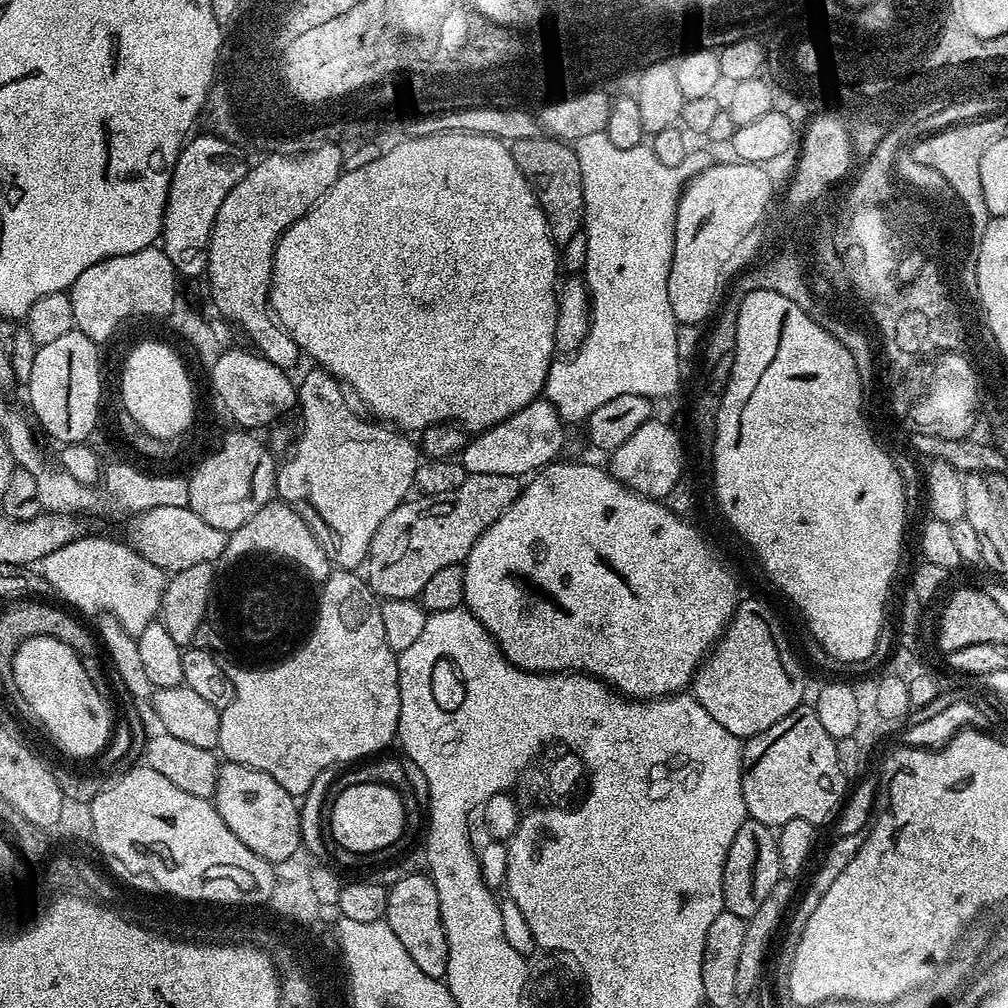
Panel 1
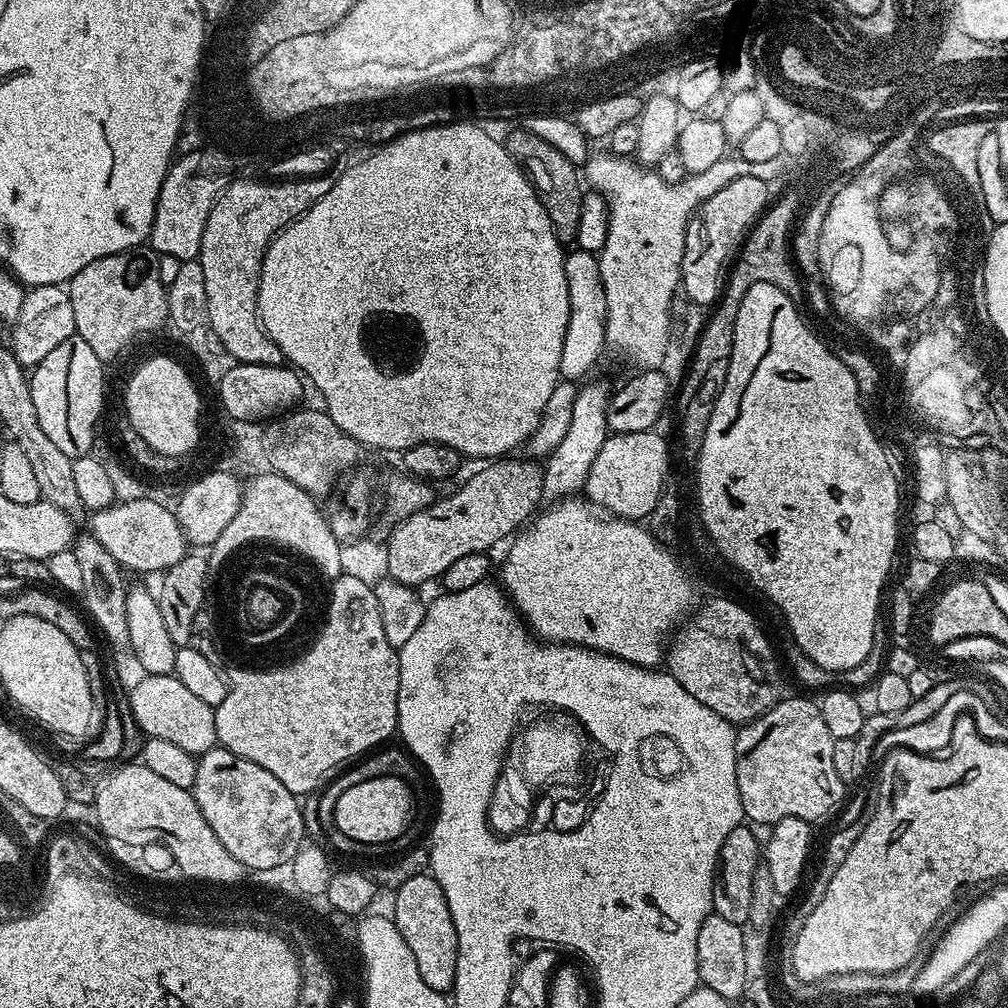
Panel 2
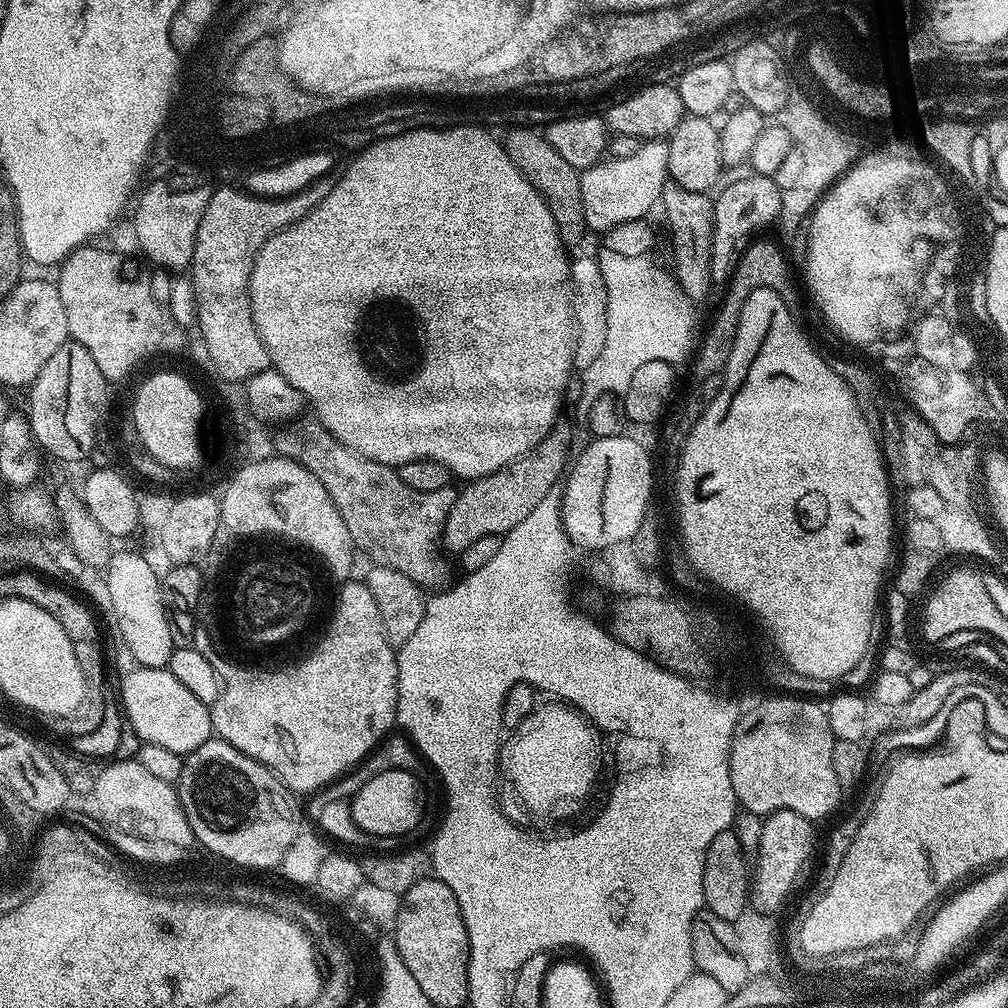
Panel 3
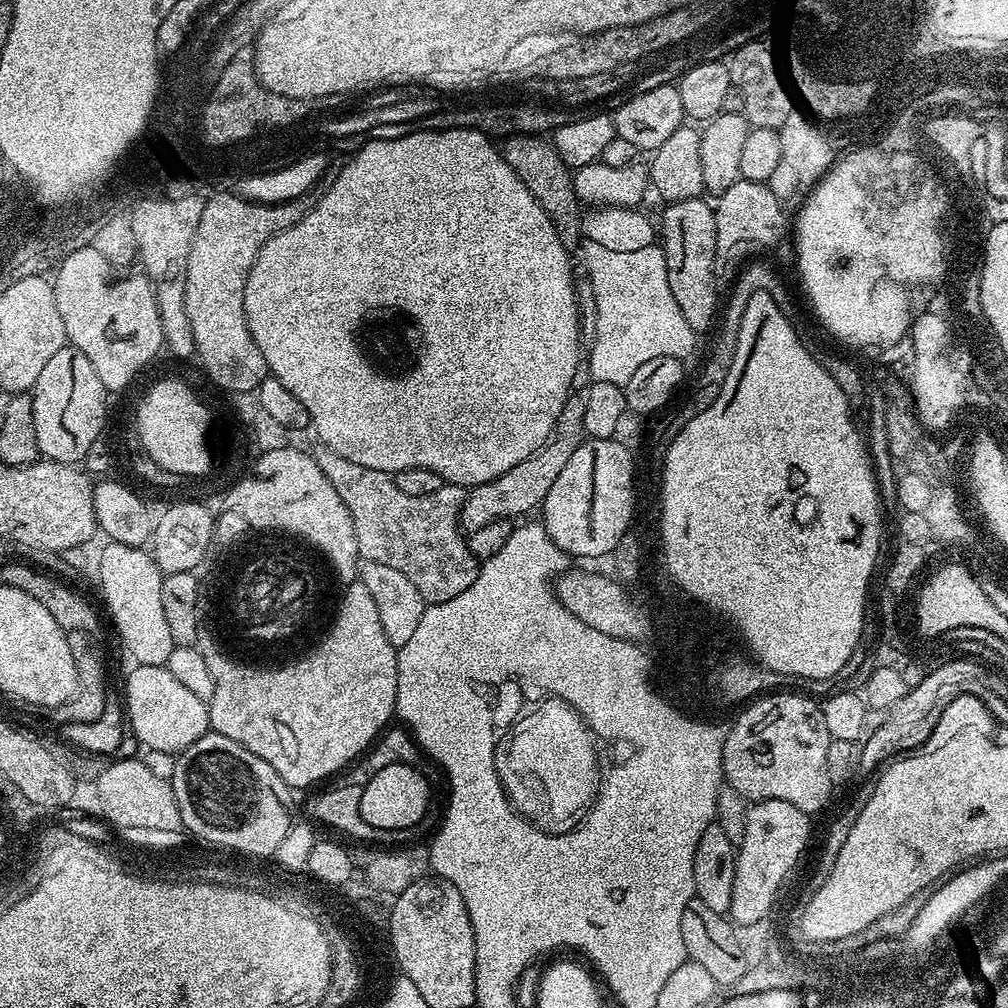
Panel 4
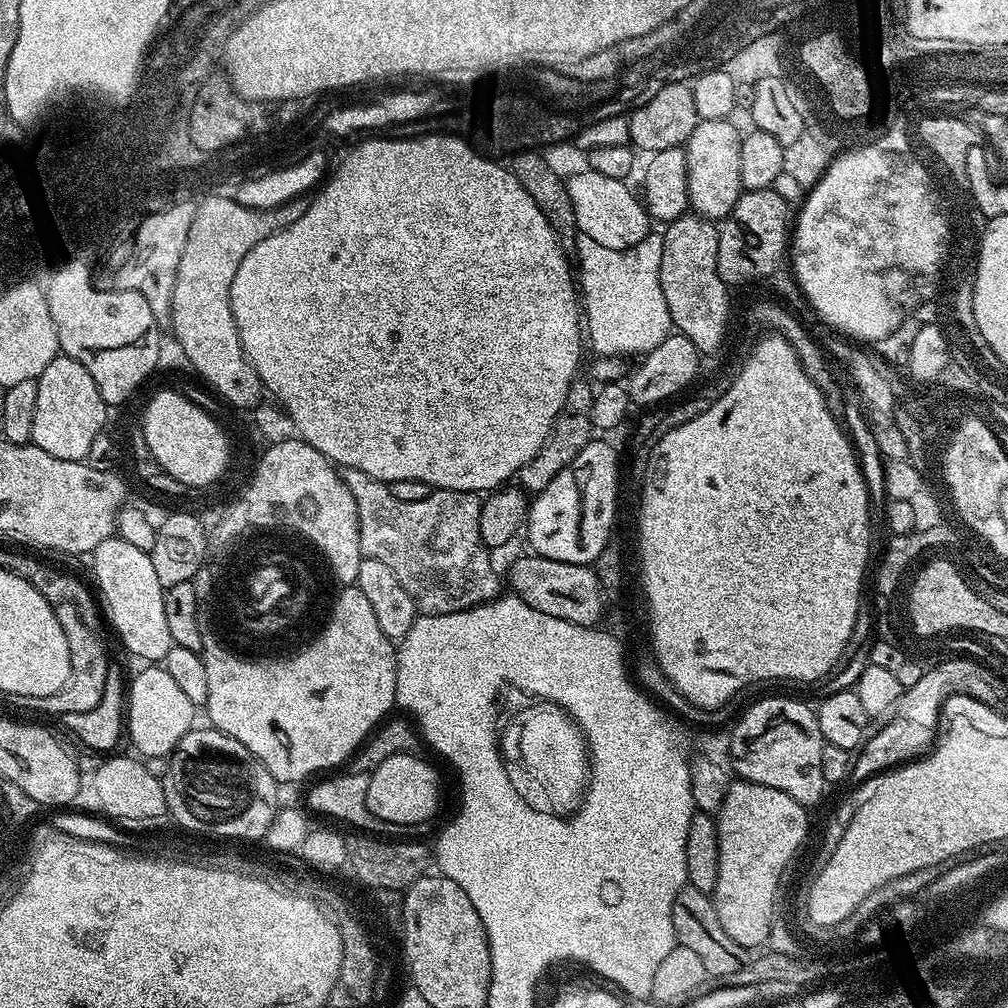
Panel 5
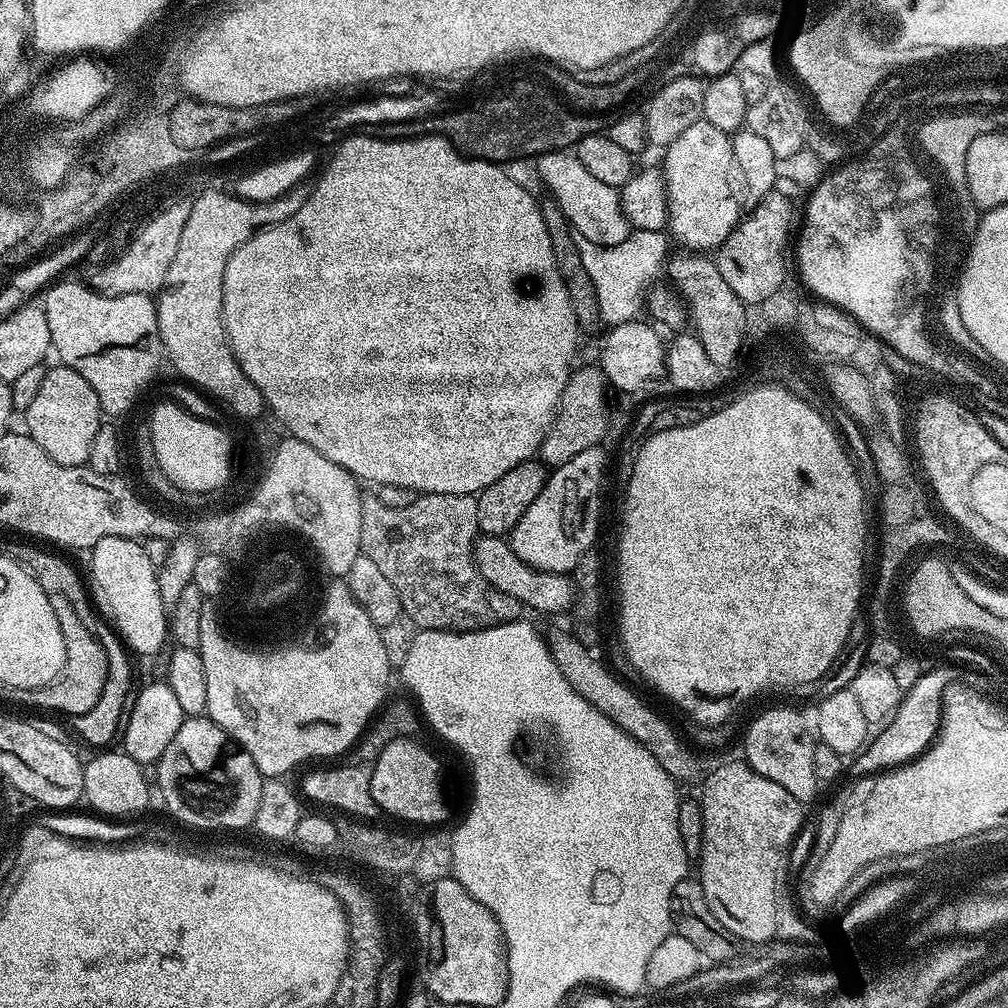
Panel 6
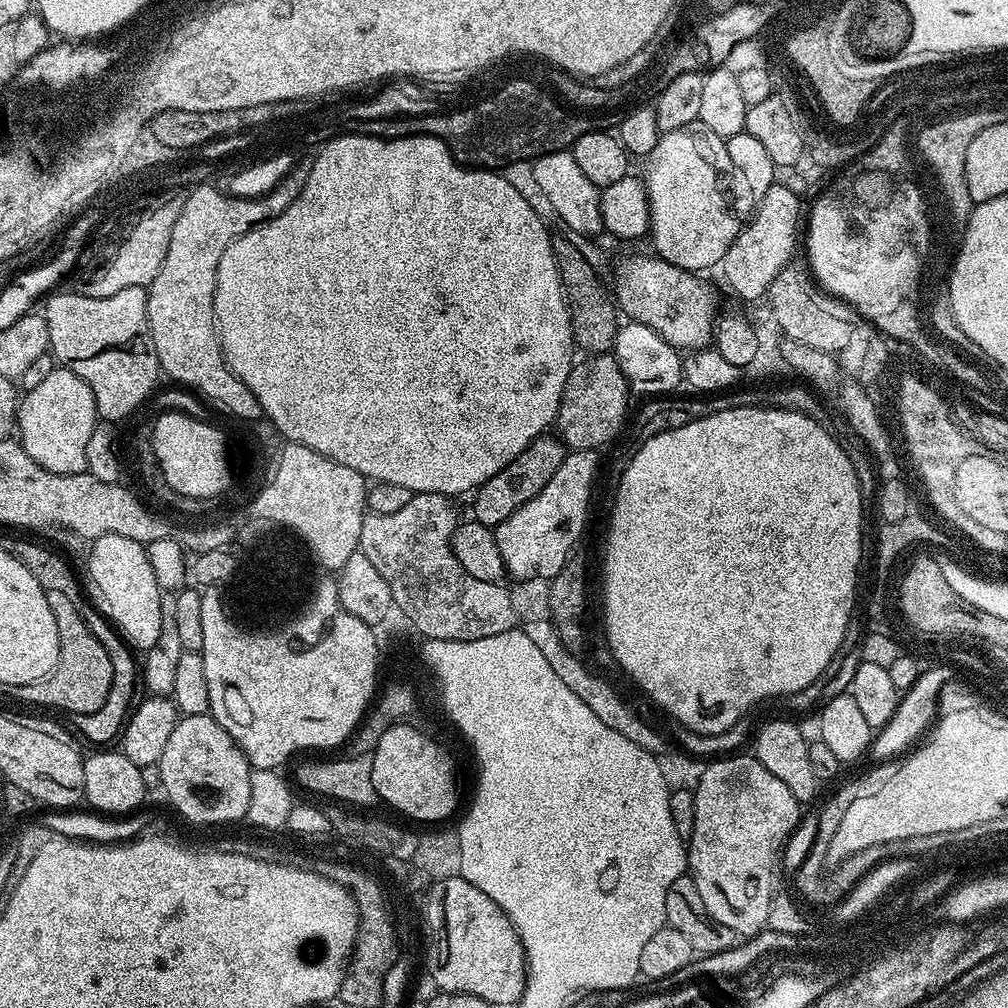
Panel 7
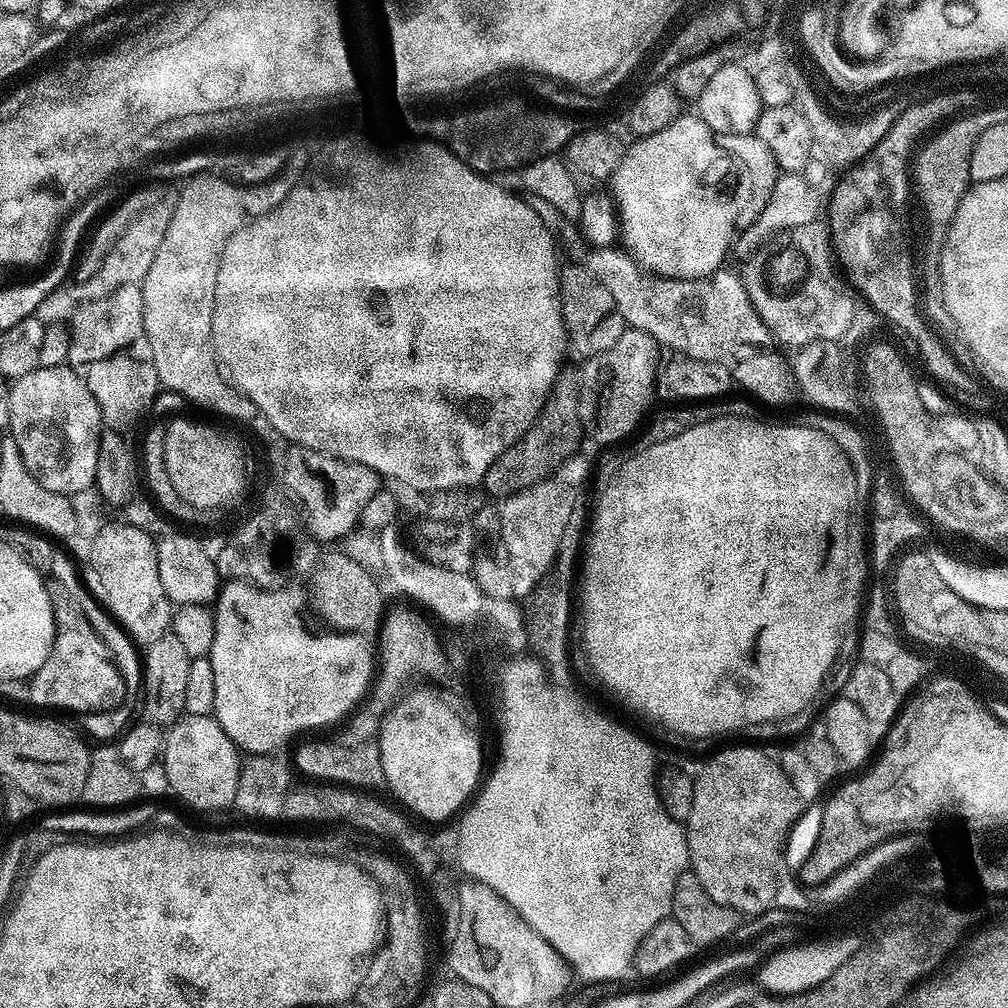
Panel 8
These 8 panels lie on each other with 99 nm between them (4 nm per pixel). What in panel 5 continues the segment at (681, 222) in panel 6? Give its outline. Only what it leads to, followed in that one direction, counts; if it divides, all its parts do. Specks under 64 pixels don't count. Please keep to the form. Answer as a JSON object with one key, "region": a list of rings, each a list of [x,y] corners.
{"region":[[[731,119],[727,120],[700,120],[696,129],[690,134],[687,144],[683,145],[686,154],[686,170],[688,171],[688,203],[691,211],[697,216],[713,222],[723,222],[734,210],[741,194],[740,171],[738,158],[740,157],[741,129],[732,125]]]}

